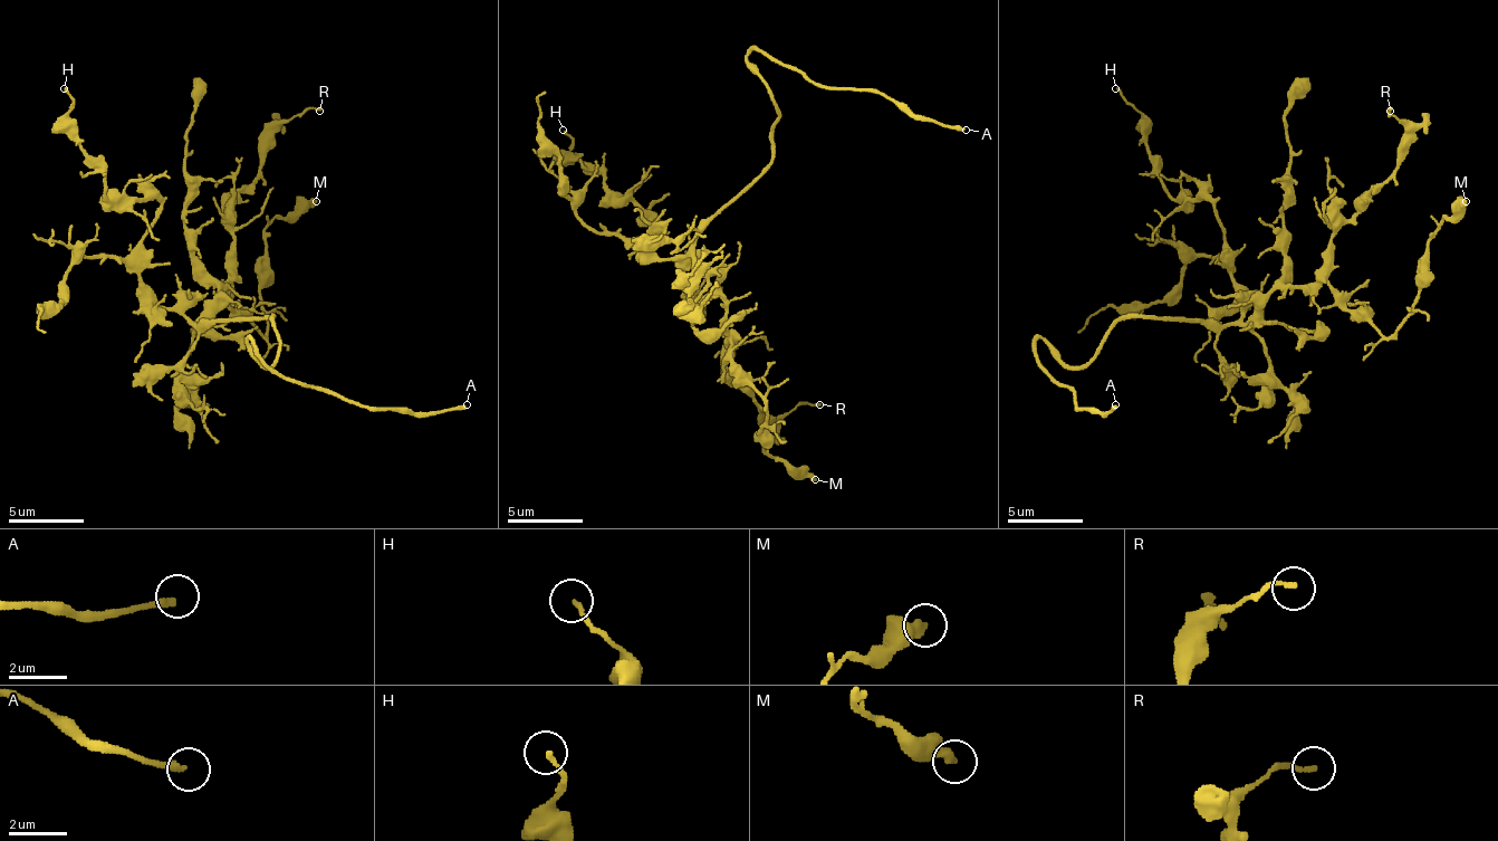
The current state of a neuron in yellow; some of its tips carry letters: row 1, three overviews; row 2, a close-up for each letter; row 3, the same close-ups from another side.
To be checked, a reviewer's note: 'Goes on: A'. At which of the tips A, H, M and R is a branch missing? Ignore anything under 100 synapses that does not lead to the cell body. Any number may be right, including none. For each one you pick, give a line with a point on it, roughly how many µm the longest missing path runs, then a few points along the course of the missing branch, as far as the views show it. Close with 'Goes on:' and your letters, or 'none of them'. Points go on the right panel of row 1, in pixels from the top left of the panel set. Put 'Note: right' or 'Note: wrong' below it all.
A: Place: (1115, 404). Missing length about 10 µm. Course of what is missing: (1115, 404), (1153, 408), (1172, 423), (1169, 431)
Goes on: A
Note: right

